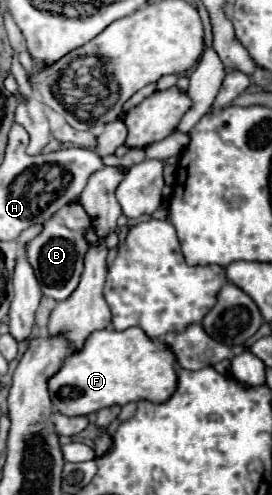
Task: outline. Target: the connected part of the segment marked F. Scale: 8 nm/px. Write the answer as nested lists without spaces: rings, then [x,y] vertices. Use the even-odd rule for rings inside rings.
[[[128,328],[128,330],[96,330],[92,332],[84,346],[78,352],[72,352],[62,368],[48,378],[48,392],[52,400],[52,408],[64,416],[86,416],[90,412],[98,412],[106,406],[124,406],[128,402],[138,400],[166,400],[170,392],[174,392],[176,384],[176,364],[174,356],[166,352],[166,344],[150,340],[140,328]]]

